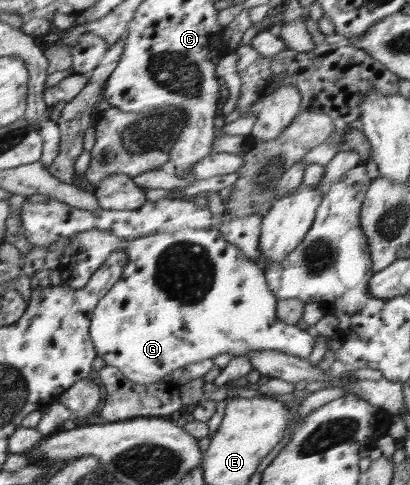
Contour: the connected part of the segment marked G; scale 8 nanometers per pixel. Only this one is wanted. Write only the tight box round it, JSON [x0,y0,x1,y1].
[57,227,315,385]

